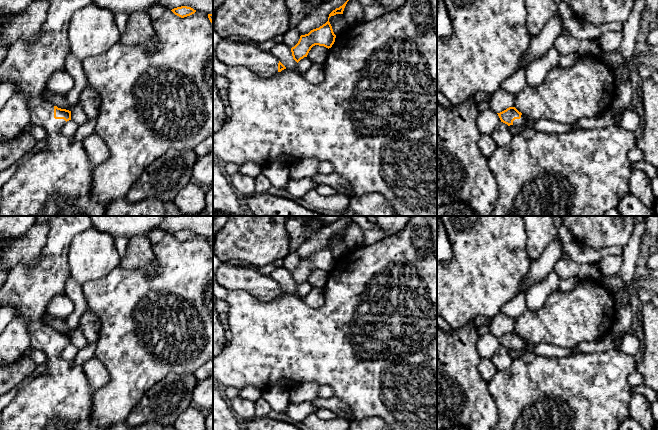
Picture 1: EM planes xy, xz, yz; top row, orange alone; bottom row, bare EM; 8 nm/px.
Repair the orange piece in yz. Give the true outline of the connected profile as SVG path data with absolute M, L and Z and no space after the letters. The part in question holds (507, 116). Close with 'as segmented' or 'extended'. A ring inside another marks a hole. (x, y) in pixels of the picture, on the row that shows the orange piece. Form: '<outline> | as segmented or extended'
M509 107L497 114L501 122L508 126L520 127L521 132L514 135L509 144L498 146L493 155L488 158L488 166L494 174L498 189L497 199L490 216L605 216L610 209L615 208L618 202L630 193L629 181L632 173L632 162L628 158L628 153L636 145L638 139L633 131L611 125L606 128L577 129L570 133L549 134L530 128L527 125L530 118L523 115L515 107Z | extended

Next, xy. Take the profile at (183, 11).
M181 6L181 7L177 7L171 10L175 15L184 18L187 16L190 16L192 14L194 14L196 12L196 10L194 10L191 7L187 7L187 6Z | as segmented

